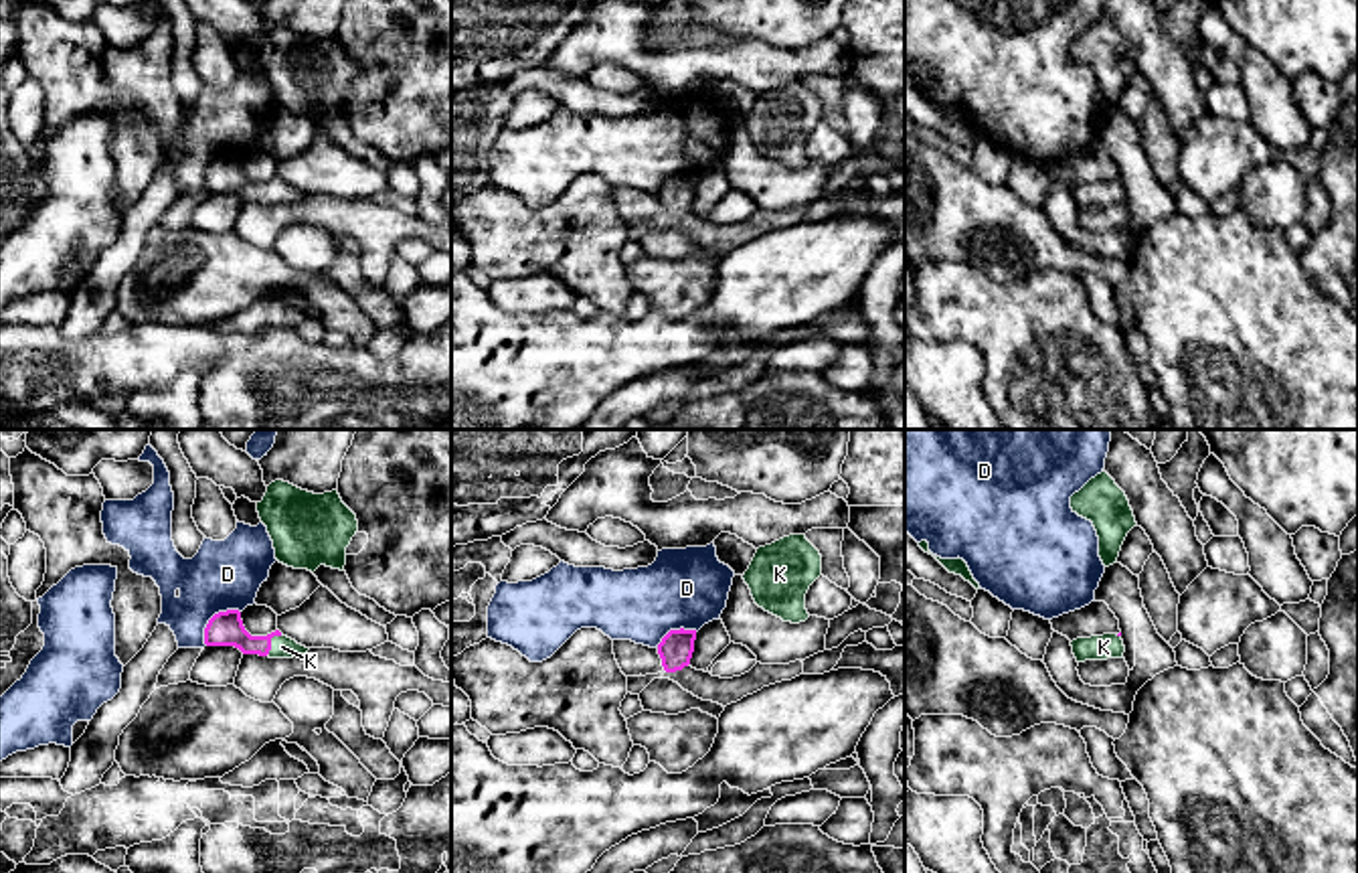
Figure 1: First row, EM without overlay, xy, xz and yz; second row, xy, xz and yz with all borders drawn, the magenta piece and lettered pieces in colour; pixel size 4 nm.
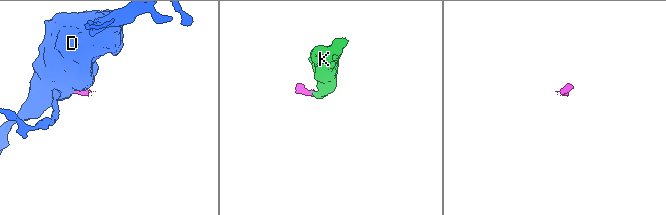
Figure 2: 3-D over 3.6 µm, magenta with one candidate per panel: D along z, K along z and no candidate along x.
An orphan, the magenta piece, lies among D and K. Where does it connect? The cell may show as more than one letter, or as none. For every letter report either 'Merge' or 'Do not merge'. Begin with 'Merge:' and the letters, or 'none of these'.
Merge: K
D: Do not merge
K: Merge

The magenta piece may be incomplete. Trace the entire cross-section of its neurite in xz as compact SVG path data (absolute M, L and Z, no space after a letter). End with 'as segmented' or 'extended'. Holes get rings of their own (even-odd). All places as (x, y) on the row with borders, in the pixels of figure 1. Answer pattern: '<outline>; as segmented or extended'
M670 630L658 644L658 654L666 672L682 670L690 664L696 630Z; as segmented

